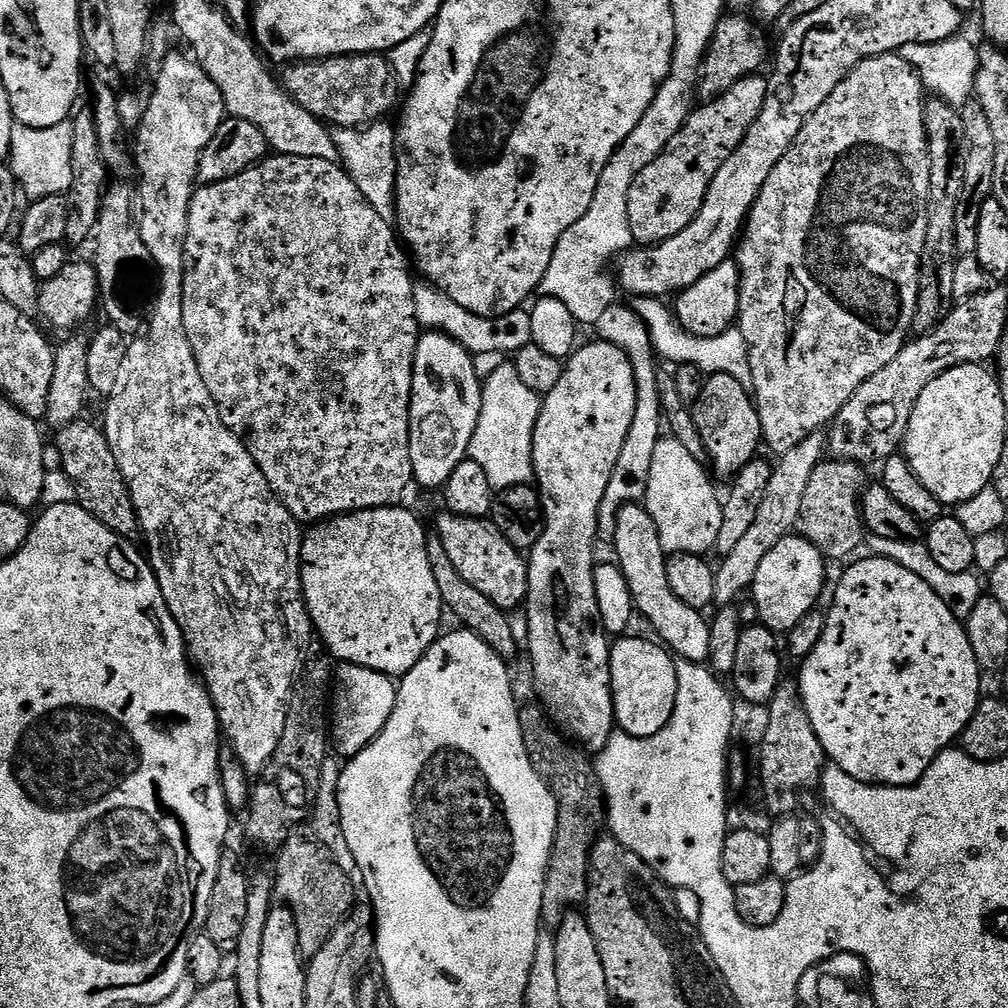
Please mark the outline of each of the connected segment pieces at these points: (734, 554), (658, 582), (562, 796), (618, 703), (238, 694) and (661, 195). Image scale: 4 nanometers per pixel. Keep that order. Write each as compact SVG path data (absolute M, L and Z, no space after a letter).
M818 431L798 442L794 450L783 453L777 459L780 461L775 461L770 483L766 485L766 494L750 530L746 530L738 546L734 546L730 554L722 557L719 561L721 564L716 568L714 598L717 605L730 606L739 601L751 589L754 574L758 574L758 565L762 558L766 558L766 554L770 554L770 550L774 550L774 546L778 546L782 538L793 535L802 510L802 498L806 494L806 482L810 482L810 474L814 474L814 470L825 456L826 436L823 431Z
M643 503L624 504L622 510L618 510L618 526L610 544L616 547L614 560L620 565L626 586L630 586L635 611L648 619L649 626L661 636L659 639L679 659L707 661L712 630L709 617L701 609L686 606L686 602L670 590L670 581L666 578L668 556L662 546L662 538L658 538L658 526L654 526L654 518L650 518Z
M535 707L520 708L520 725L526 754L536 767L537 774L548 782L556 800L556 833L540 911L543 923L555 926L562 922L569 910L585 903L588 880L582 880L582 876L588 876L588 863L584 861L584 856L592 856L592 846L598 839L596 824L603 825L606 820L606 801L595 763L571 739L566 738L563 731L554 727L543 707Z
M625 635L611 645L612 705L619 731L634 738L650 738L661 732L674 714L678 694L676 660L667 647L632 635Z
M176 50L169 51L166 59L158 66L160 72L156 76L156 93L148 96L148 109L142 118L139 128L135 129L136 148L134 144L134 168L140 171L140 188L138 184L138 223L142 240L150 250L152 262L158 269L158 291L155 293L156 305L152 308L152 317L147 317L146 331L137 335L128 345L128 353L124 359L122 383L114 395L107 401L108 409L104 412L102 427L106 438L110 442L110 450L114 450L114 458L118 462L118 470L122 470L122 478L132 495L134 510L138 514L140 532L148 543L146 556L150 561L154 574L158 578L158 586L162 590L162 598L166 598L166 606L170 614L184 631L184 642L191 663L198 669L203 683L212 697L212 704L216 707L216 717L220 720L223 735L230 743L231 751L235 752L236 760L249 774L259 774L274 758L274 750L282 742L282 730L286 726L288 717L288 702L292 695L294 681L302 667L302 657L305 655L309 640L313 639L314 629L312 619L308 617L308 607L304 601L304 587L300 577L300 546L302 543L301 525L286 510L283 502L277 498L272 487L266 482L262 470L254 462L239 436L233 434L222 422L220 407L214 402L210 390L206 390L206 382L202 378L202 370L198 370L196 355L192 349L190 338L186 334L186 326L182 318L182 298L184 297L184 251L188 237L188 219L190 218L190 202L192 193L198 187L198 162L202 158L202 150L210 146L218 126L226 119L224 102L218 86L207 76L206 70L187 55Z
M763 75L747 76L734 82L734 86L720 96L704 102L701 108L699 105L678 134L670 138L662 154L634 178L628 213L632 238L637 245L661 244L694 222L698 210L702 210L706 190L710 190L710 182L714 182L714 174L718 174L722 162L738 150L742 138L746 138L746 130L754 126L754 118L762 114L767 93L768 82Z

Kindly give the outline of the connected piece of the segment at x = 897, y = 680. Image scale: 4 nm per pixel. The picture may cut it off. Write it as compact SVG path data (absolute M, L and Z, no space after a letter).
M871 559L858 561L841 574L840 581L836 584L836 593L832 596L832 609L829 607L826 612L826 630L822 630L822 638L818 638L818 646L814 646L809 656L803 657L804 669L801 670L800 676L798 675L800 697L810 718L810 726L814 726L818 734L818 742L822 742L824 755L835 767L846 770L846 774L867 784L907 788L924 777L926 770L941 750L959 741L965 726L980 705L982 673L974 658L974 650L970 646L967 627L952 613L949 604L938 598L938 594L934 594L934 590L930 590L930 586L926 586L926 582L918 578L918 574L906 570L892 560Z

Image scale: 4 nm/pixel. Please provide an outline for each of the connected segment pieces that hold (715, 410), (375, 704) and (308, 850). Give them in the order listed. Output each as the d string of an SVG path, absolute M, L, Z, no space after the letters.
M730 374L708 376L702 394L691 409L713 473L716 471L720 476L731 478L738 475L742 466L757 459L759 452L756 451L762 448L762 422L758 418L753 393L746 387L745 381Z
M345 663L335 669L334 687L330 692L330 744L337 757L356 756L378 738L396 705L396 690L393 677L383 672Z
M297 830L289 834L279 848L274 869L275 895L292 909L298 930L300 955L311 958L326 946L330 934L344 921L351 910L353 877L347 876L338 866L334 854L310 830Z

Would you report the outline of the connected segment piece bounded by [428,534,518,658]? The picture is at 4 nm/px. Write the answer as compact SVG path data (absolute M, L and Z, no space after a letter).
M432 534L428 536L428 557L430 558L430 570L434 570L434 582L438 582L438 594L444 602L444 607L450 613L453 612L461 620L463 627L467 631L478 634L487 642L492 649L502 657L511 658L516 652L516 640L518 634L510 630L508 621L509 613L503 608L494 606L482 590L470 586L462 574L458 574L458 569L454 567L454 562L450 562L449 555L446 554L446 546L442 546L442 538Z

